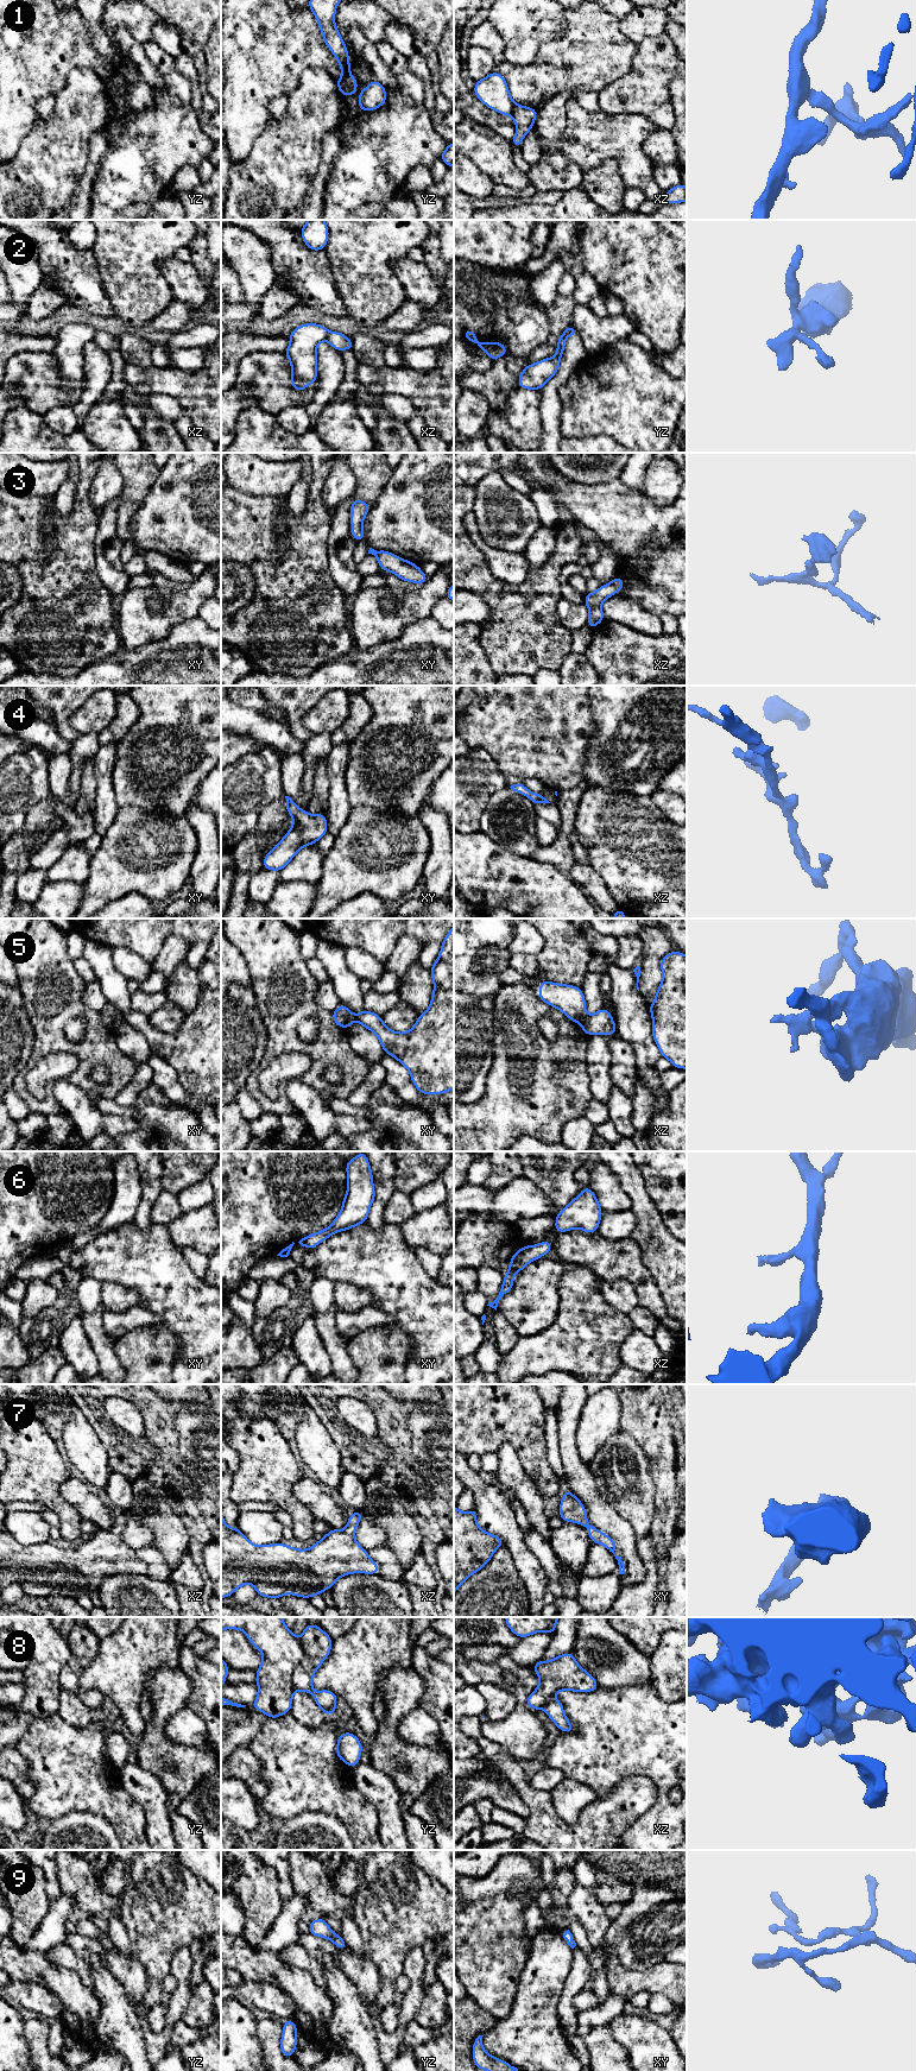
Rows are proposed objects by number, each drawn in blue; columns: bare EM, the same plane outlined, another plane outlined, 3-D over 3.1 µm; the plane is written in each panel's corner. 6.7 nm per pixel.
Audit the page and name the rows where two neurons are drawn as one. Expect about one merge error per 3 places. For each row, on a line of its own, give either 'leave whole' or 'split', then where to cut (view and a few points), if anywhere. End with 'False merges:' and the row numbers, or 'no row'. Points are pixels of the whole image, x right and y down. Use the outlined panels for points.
1: split; cut yz (349, 73), (341, 83), (340, 92)
2: split; cut xz (328, 332), (324, 339)
3: leave whole; cut none
4: leave whole; cut none
5: split; cut xz (586, 1015), (579, 1022)
6: leave whole; cut none
7: leave whole; cut none
8: leave whole; cut none
9: leave whole; cut none
False merges: 1, 2, 5

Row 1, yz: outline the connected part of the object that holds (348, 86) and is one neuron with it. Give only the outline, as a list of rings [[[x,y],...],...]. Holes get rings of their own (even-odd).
[[[350,74],[341,83],[341,93],[343,96],[352,96],[358,87],[358,80]]]

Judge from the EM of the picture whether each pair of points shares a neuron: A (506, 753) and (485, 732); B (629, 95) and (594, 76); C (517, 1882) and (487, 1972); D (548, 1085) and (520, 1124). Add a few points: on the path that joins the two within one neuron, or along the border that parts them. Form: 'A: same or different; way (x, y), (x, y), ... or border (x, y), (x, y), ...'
A: same; way (501, 749), (490, 737)
B: different; border (631, 67), (625, 74), (598, 93)
C: same; way (494, 1905), (487, 1912), (487, 1950)
D: same; way (538, 1094), (538, 1107), (530, 1115)

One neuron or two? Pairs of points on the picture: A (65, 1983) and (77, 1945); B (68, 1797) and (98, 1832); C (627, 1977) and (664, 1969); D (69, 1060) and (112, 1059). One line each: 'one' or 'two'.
A: two
B: two
C: one
D: two

